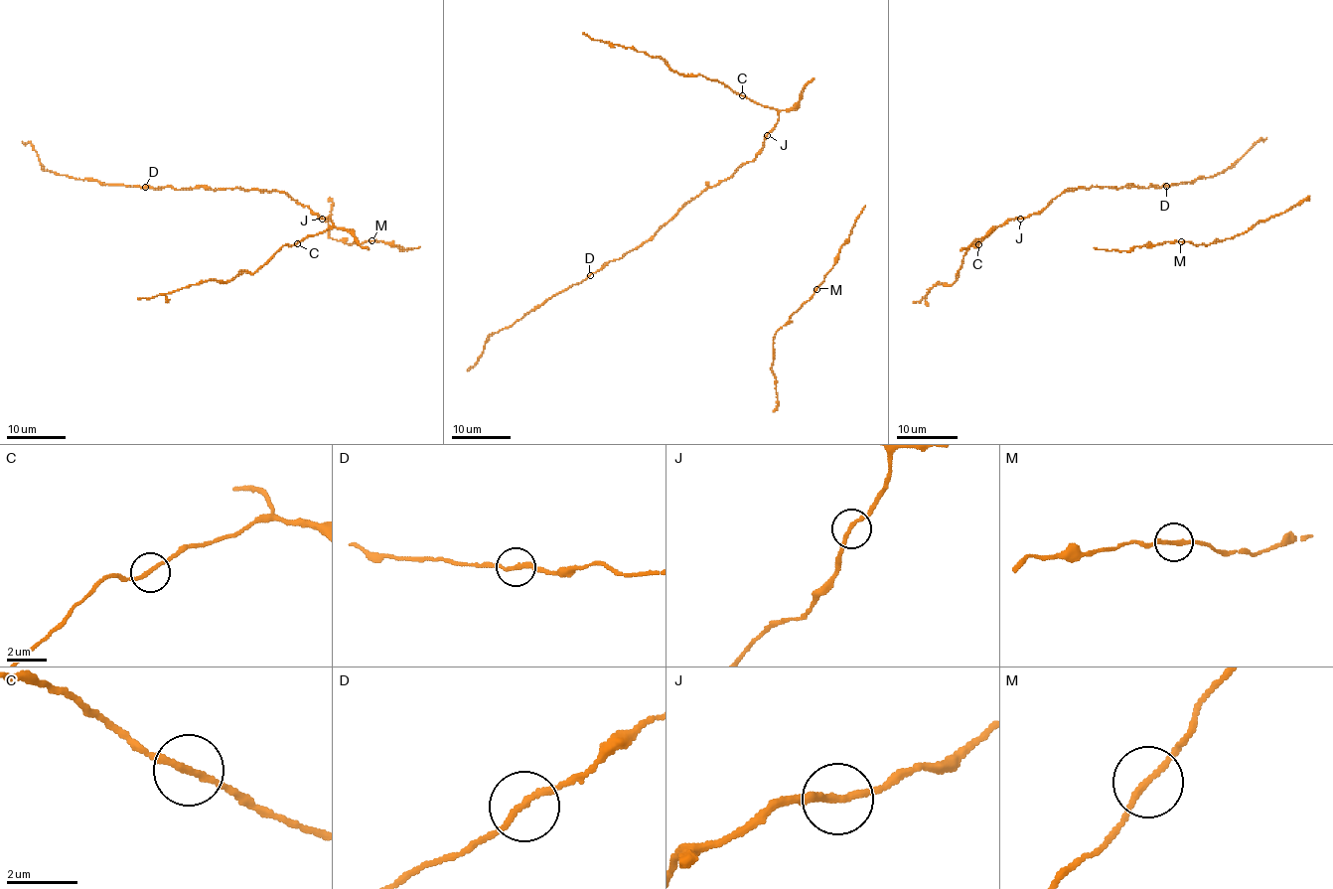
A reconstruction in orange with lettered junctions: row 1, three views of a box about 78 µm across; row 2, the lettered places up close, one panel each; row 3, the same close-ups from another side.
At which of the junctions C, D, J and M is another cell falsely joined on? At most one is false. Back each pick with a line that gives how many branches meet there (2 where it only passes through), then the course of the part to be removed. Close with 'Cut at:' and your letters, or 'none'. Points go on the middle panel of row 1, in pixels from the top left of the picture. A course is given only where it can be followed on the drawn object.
Cut at: none

